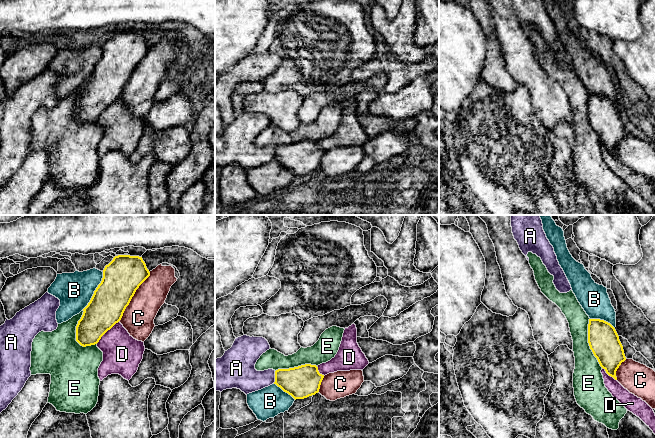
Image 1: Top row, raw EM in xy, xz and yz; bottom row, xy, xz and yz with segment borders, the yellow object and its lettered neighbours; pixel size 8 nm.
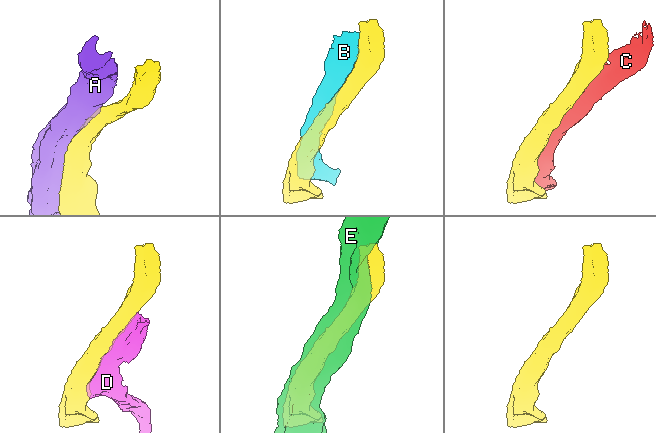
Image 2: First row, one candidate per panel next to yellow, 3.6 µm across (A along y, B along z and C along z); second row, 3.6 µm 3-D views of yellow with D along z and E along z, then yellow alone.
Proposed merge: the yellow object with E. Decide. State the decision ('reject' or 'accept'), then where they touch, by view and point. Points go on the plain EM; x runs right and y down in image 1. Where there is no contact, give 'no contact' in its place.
accept | xy (76, 106)

